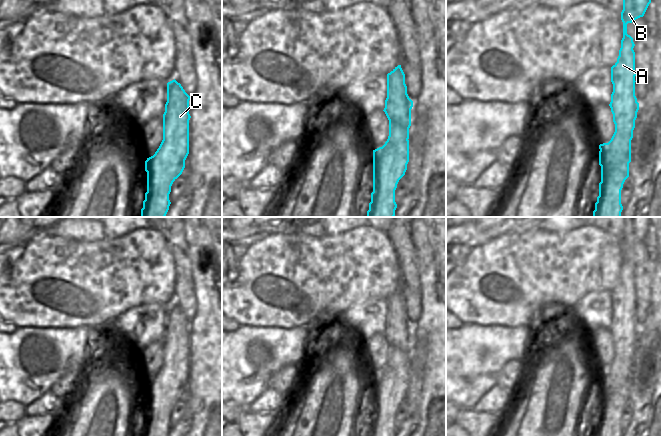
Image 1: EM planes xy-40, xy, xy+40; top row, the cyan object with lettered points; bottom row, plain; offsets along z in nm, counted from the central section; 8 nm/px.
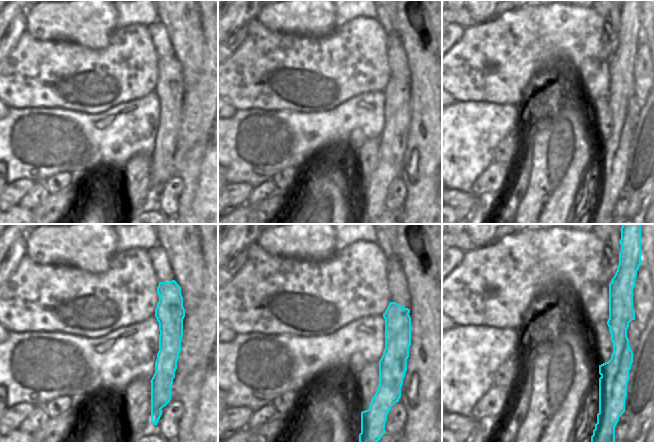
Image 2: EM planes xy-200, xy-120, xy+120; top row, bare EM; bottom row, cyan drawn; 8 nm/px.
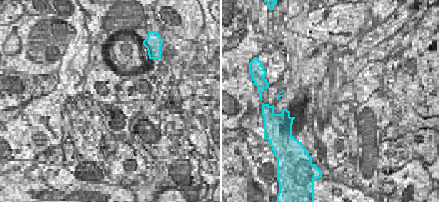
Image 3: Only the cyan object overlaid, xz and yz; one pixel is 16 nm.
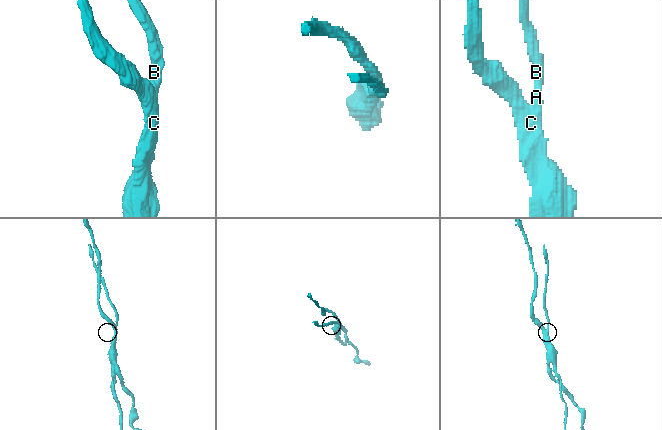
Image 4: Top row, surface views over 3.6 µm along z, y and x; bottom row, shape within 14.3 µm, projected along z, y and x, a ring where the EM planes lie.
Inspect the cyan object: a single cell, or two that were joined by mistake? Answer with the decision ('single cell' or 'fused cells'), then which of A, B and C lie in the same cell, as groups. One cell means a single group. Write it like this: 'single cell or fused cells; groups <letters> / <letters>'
fused cells; groups A B / C

